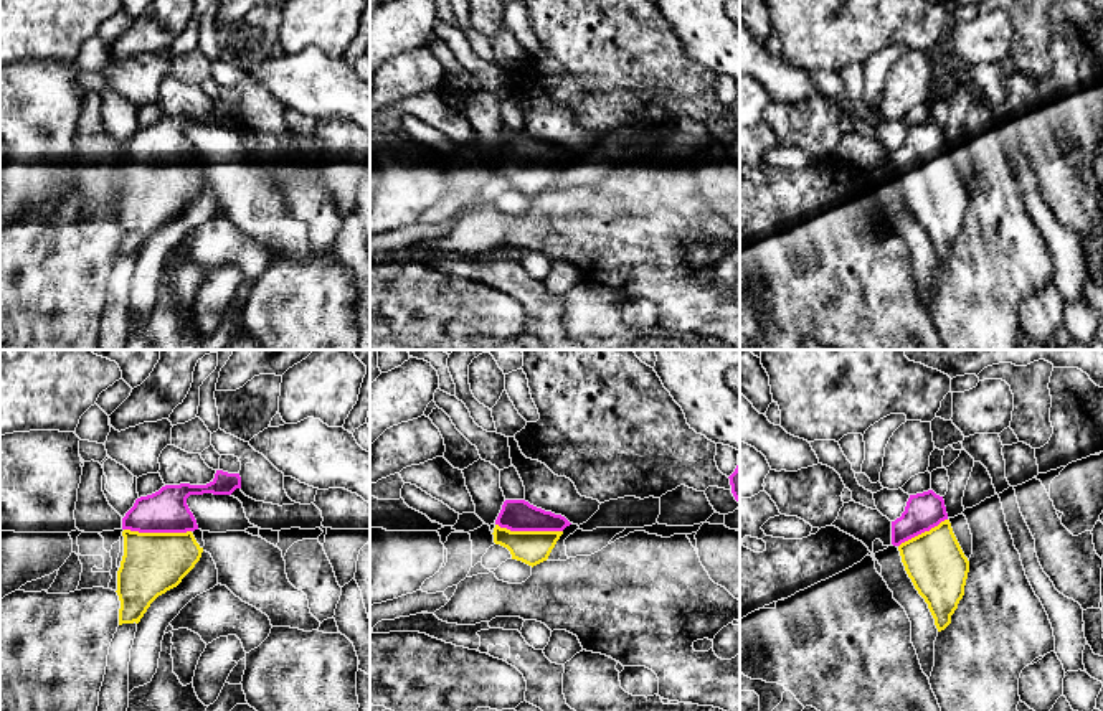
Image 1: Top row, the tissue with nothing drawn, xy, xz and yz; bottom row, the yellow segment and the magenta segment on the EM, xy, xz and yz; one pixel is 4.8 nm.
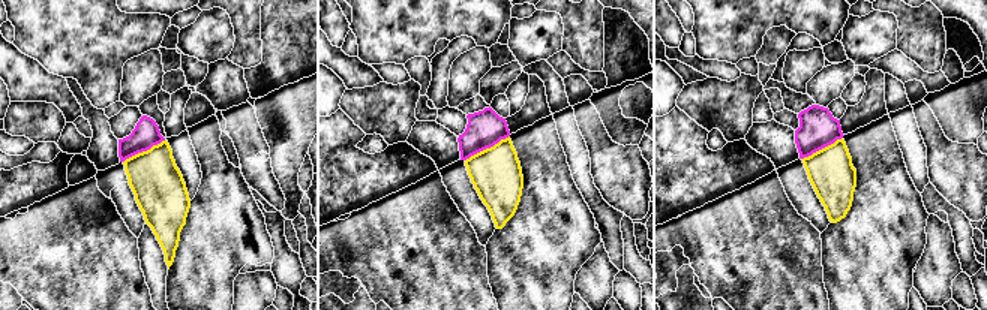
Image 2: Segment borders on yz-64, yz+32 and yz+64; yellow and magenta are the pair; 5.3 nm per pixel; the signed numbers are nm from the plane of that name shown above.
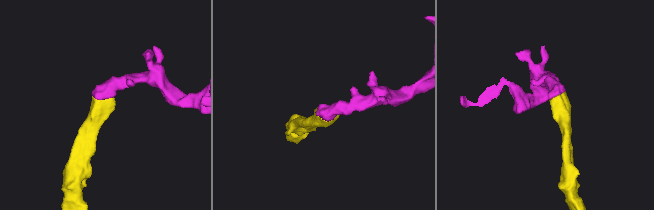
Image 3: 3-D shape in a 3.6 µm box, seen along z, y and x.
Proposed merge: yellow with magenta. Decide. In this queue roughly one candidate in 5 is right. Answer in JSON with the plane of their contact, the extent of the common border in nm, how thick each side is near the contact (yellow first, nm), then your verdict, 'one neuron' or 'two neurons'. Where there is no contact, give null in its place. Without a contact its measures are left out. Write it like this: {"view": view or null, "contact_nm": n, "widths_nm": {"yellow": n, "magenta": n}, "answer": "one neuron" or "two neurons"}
{"view": "xy", "contact_nm": 320, "widths_nm": {"yellow": 300, "magenta": 200}, "answer": "one neuron"}

